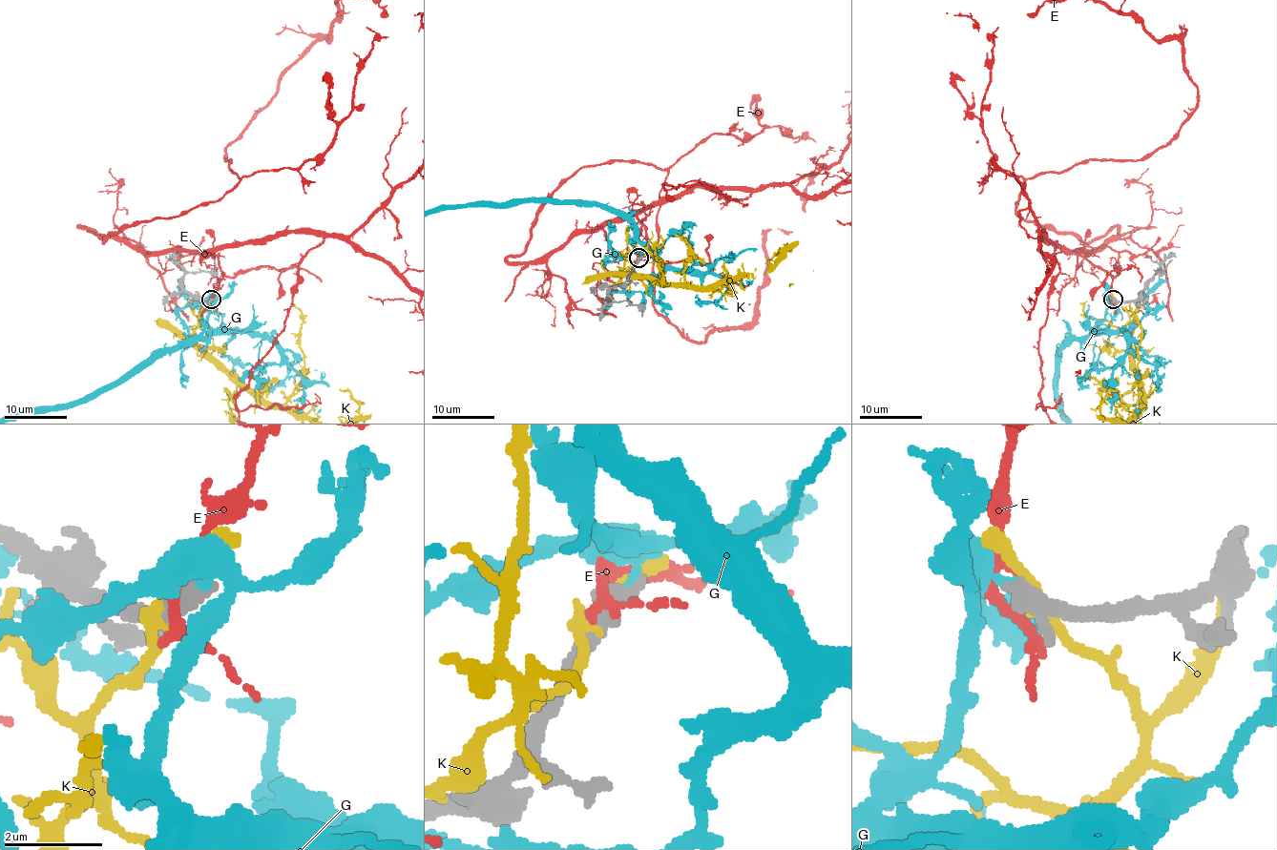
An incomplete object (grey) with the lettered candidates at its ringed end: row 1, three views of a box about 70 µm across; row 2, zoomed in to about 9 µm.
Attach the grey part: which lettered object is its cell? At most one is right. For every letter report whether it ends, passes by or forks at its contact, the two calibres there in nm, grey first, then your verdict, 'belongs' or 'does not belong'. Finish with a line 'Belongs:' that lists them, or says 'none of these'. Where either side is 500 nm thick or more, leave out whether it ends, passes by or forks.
E: 550 nm thick on the grey side, 220 nm on the other; does not belong
G: it ends there; 320 nm thick on the grey side, 260 nm on the other; does not belong
K: 550 nm thick on the grey side, 220 nm on the other; does not belong
Belongs: none of these

